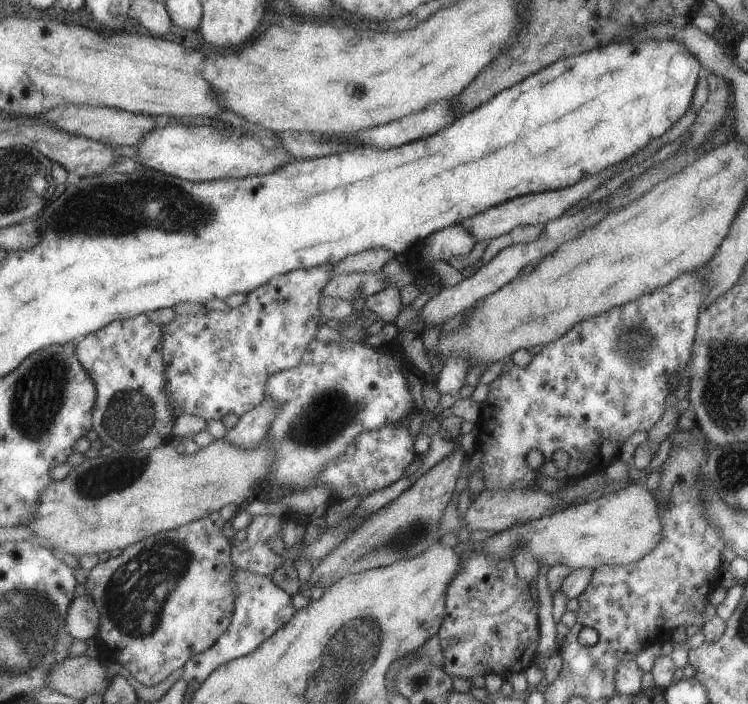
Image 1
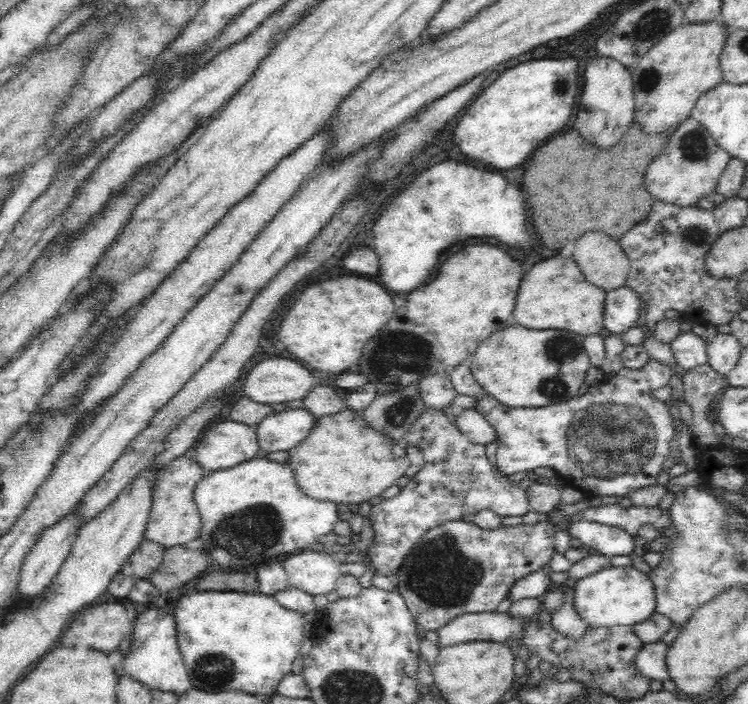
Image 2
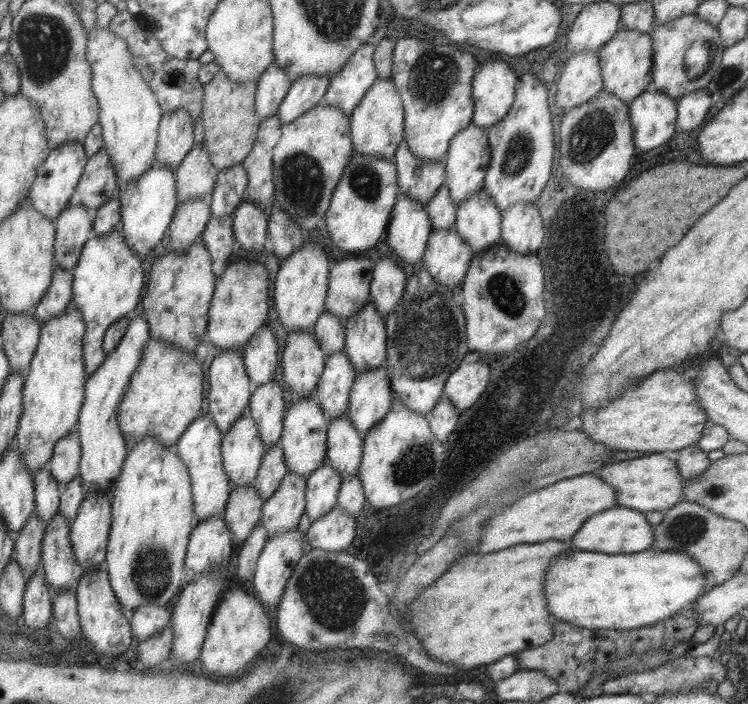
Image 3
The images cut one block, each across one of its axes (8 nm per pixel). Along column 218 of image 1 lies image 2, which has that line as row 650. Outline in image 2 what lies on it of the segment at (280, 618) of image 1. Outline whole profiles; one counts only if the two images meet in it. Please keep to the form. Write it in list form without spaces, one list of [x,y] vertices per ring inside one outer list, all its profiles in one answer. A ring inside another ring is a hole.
[[[664,642],[644,643],[634,654],[634,667],[640,675],[650,680],[668,680]]]

